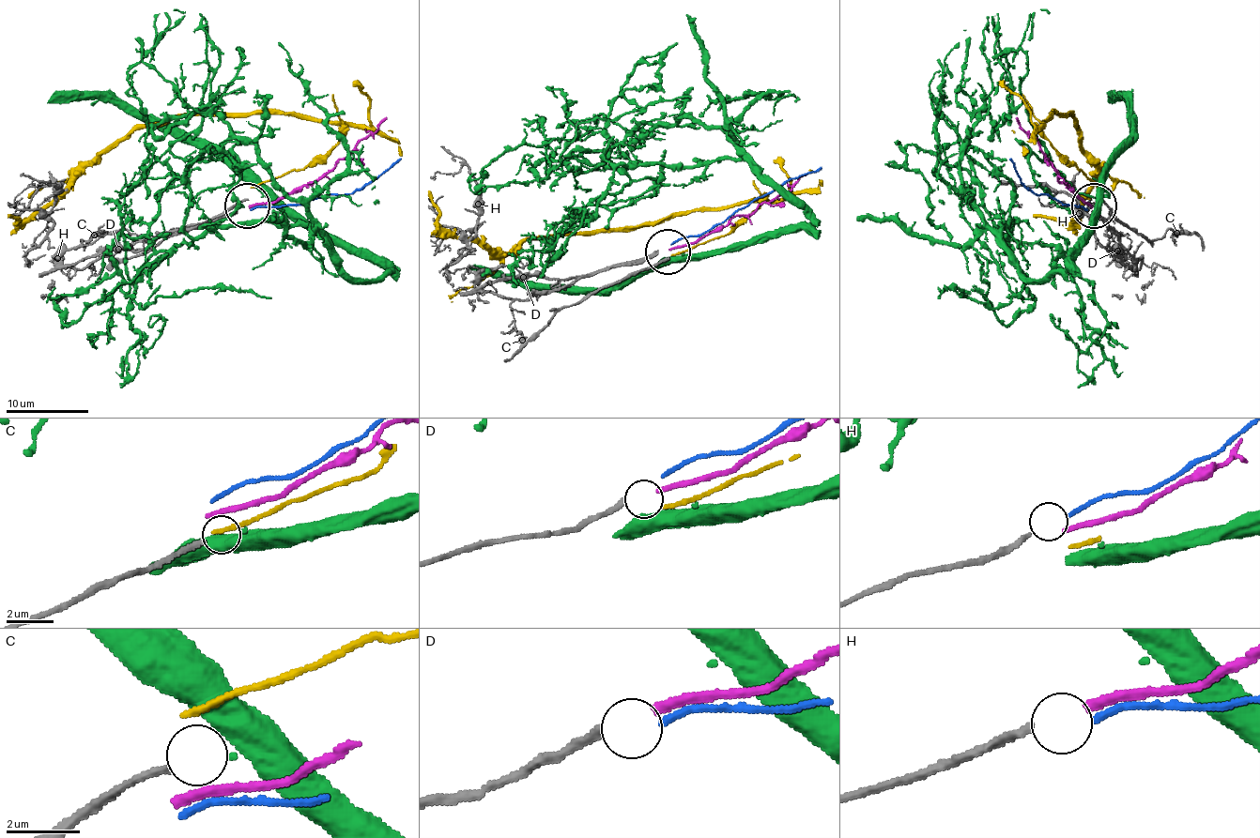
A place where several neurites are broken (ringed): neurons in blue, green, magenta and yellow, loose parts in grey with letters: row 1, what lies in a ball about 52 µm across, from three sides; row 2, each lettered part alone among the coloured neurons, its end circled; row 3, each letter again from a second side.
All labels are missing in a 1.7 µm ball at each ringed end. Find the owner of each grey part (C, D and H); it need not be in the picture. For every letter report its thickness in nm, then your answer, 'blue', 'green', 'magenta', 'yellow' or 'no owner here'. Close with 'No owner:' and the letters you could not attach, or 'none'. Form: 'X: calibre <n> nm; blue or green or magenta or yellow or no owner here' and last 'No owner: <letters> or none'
C: calibre 200 nm; green
D: calibre 240 nm; magenta
H: calibre 200 nm; no owner here
No owner: H

